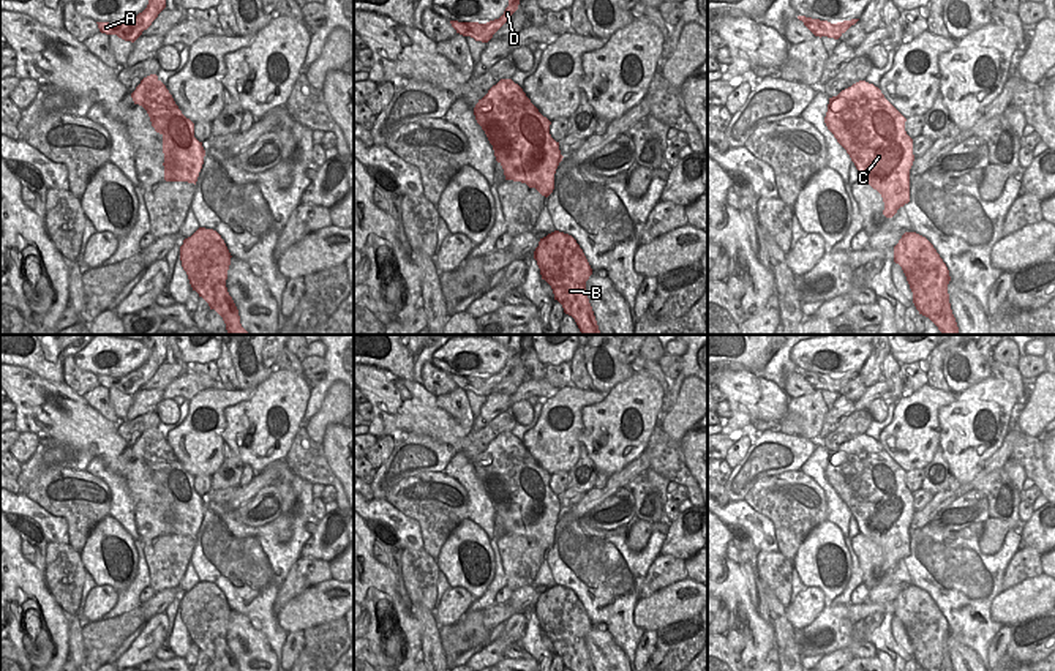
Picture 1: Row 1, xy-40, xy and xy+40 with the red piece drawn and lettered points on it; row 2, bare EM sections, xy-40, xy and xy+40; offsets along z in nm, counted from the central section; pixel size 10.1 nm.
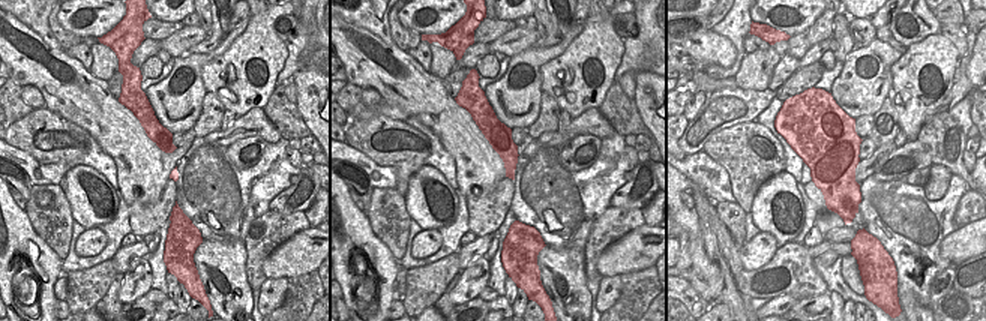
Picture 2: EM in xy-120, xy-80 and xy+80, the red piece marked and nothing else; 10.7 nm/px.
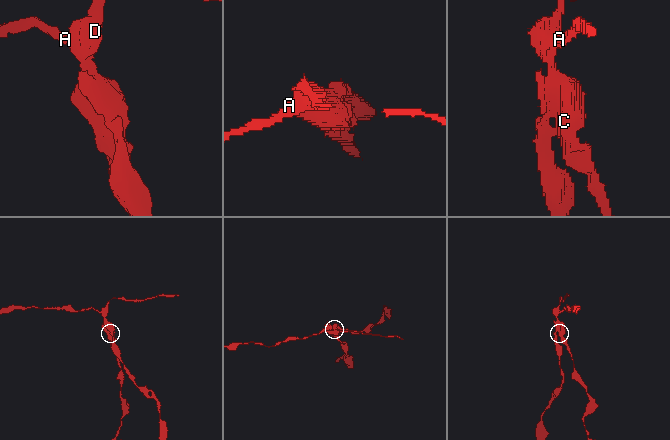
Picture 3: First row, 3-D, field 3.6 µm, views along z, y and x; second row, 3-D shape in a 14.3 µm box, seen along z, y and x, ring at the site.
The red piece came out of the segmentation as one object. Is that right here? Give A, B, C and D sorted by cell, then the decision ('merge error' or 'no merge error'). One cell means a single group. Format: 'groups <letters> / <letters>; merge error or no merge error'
groups A C D / B; merge error

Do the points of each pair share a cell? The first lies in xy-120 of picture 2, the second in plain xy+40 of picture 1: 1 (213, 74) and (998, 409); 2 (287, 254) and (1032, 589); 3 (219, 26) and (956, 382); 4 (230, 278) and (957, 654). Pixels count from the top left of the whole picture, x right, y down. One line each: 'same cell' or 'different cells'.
1: same cell
2: same cell
3: same cell
4: same cell

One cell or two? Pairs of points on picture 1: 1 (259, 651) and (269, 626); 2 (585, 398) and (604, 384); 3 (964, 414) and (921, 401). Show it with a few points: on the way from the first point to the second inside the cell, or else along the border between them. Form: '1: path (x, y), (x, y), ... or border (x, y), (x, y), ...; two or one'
1: border (236, 611), (248, 619), (275, 654); two
2: border (594, 390), (605, 393); two
3: border (961, 393), (938, 409), (938, 442); two

